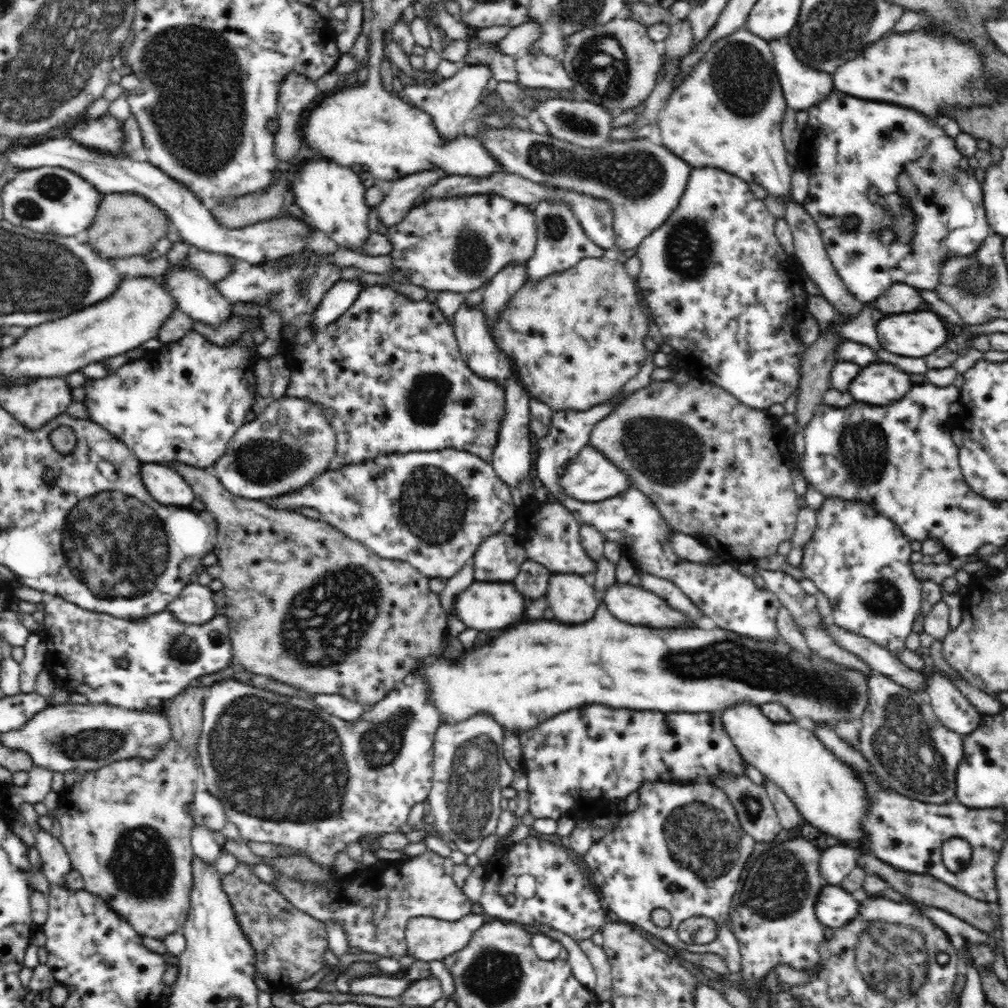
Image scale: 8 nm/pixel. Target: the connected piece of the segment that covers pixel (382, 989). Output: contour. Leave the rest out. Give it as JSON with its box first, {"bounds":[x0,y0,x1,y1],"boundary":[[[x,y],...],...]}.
{"bounds":[350,973,411,998],"boundary":[[[381,973],[368,978],[358,978],[350,983],[352,994],[372,994],[380,998],[398,998],[411,982],[401,975],[392,976]]]}

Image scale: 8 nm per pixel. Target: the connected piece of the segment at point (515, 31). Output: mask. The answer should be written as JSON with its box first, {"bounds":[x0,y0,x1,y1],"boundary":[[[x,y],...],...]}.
{"bounds":[494,21,541,58],"boundary":[[[526,21],[511,27],[508,34],[495,44],[494,49],[514,58],[528,53],[529,46],[539,39],[541,30],[537,22]]]}

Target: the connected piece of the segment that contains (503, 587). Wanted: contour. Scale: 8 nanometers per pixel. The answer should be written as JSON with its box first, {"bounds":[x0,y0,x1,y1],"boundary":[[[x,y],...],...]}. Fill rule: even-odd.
{"bounds":[451,580,527,633],"boundary":[[[474,580],[468,590],[457,596],[451,614],[456,615],[468,628],[494,633],[522,623],[522,616],[527,606],[525,596],[516,590],[512,583]]]}

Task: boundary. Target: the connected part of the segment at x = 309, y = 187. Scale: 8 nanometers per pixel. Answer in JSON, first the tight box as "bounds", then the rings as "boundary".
{"bounds":[291,157,370,250],"boundary":[[[314,157],[307,160],[291,180],[295,203],[300,207],[306,221],[326,233],[344,249],[359,250],[370,236],[366,227],[369,206],[365,203],[366,188],[351,167],[342,166],[330,159]]]}

